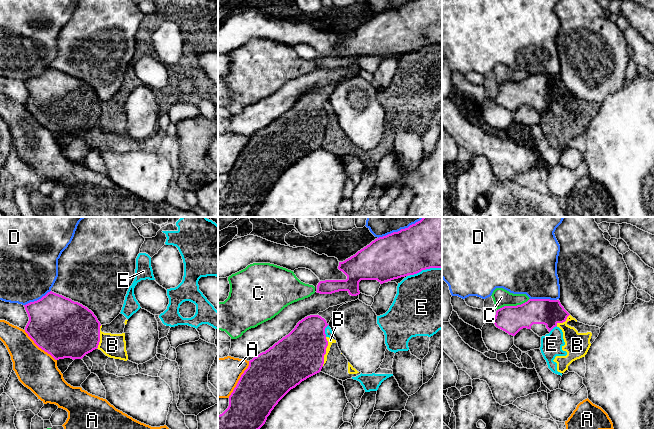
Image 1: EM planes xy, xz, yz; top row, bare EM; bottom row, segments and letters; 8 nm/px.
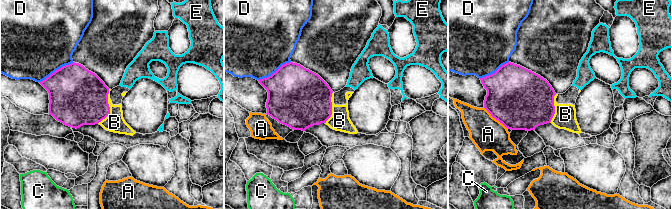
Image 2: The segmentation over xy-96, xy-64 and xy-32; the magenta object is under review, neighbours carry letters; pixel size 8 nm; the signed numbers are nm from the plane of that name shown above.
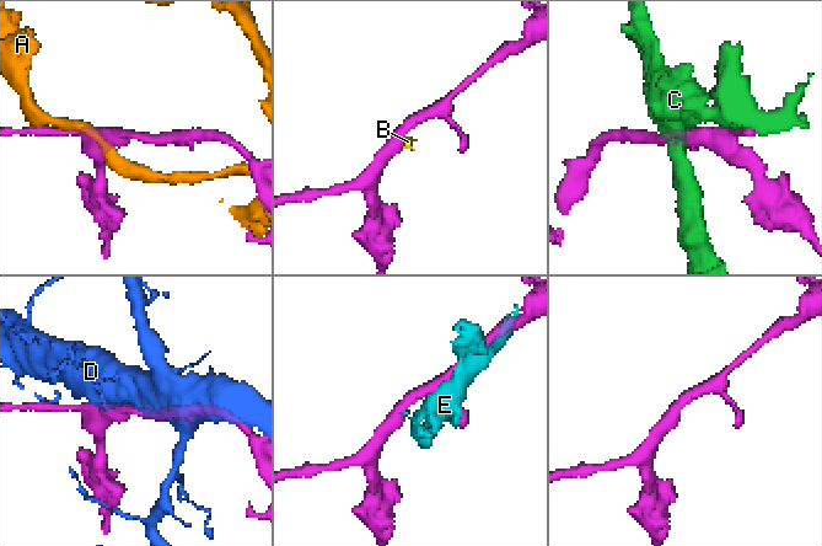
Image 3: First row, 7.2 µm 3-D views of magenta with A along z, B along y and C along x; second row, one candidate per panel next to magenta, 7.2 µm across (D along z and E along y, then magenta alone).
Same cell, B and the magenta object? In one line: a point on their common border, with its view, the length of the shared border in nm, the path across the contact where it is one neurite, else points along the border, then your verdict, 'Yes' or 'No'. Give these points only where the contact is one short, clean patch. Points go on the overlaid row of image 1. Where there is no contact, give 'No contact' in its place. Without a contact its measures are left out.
Touches magenta at xz (325, 351). Shared border 240 nm. Boundary: xz (326, 337), (327, 347), (322, 365). No

